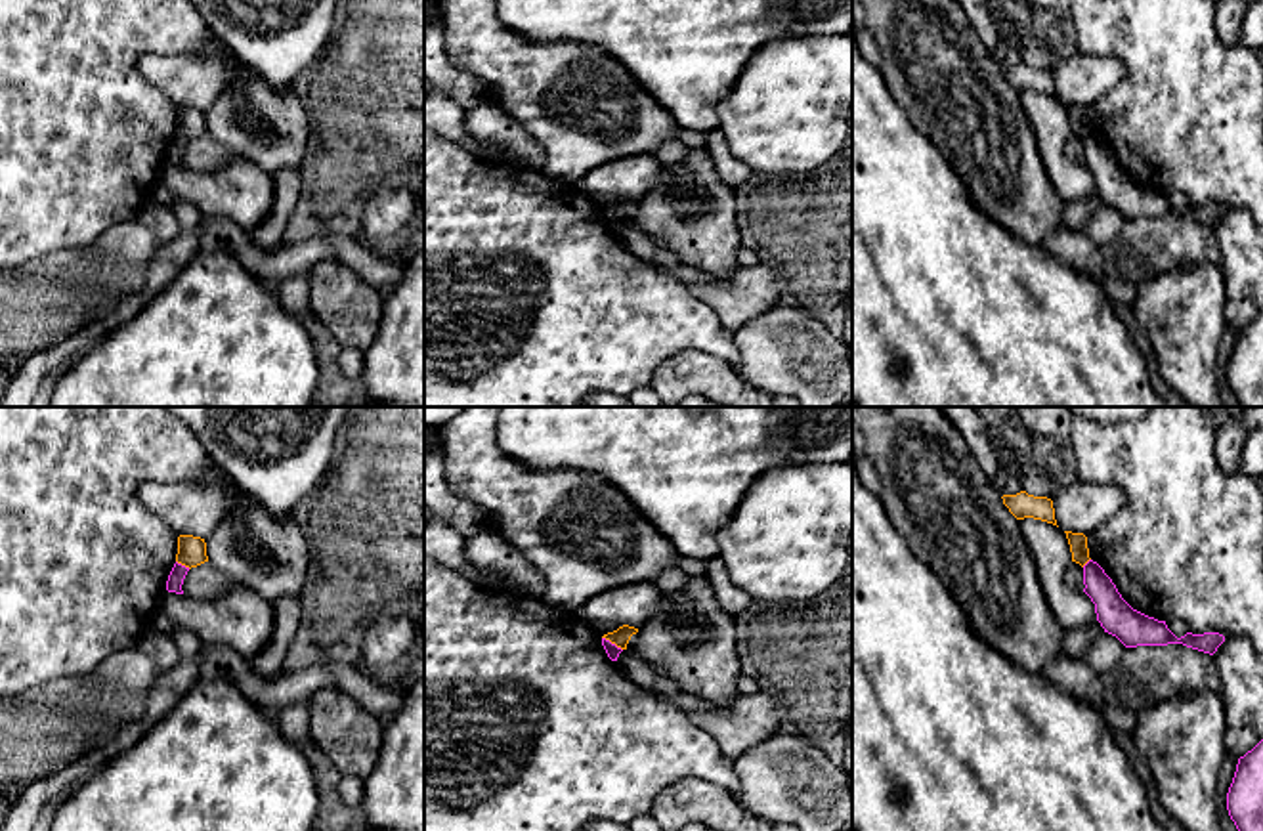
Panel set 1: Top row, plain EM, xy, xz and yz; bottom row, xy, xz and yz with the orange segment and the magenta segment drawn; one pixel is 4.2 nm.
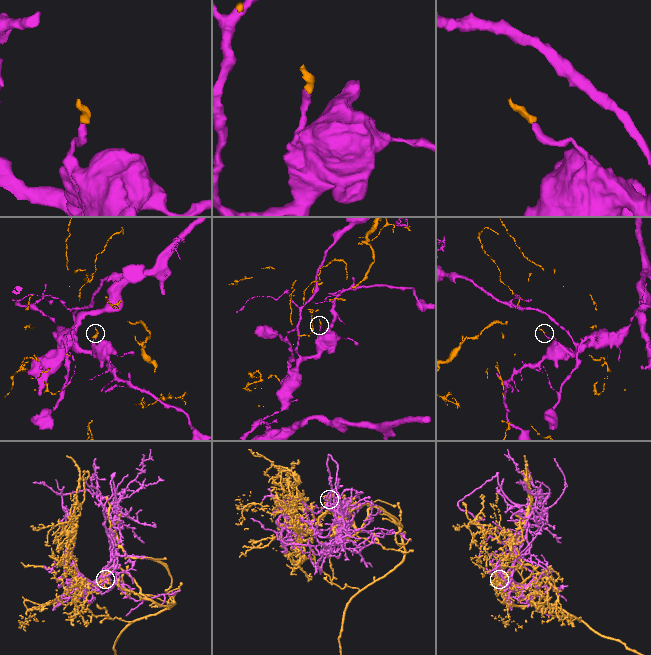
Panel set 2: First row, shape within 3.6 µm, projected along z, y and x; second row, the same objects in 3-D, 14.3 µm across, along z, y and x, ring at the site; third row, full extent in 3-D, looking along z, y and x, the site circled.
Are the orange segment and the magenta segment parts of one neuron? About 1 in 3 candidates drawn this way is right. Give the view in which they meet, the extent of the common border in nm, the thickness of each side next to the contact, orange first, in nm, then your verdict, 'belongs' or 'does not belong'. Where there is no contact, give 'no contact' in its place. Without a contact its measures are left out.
contact in xz; length 110 nm; calibres 70 and 60 nm; does not belong

